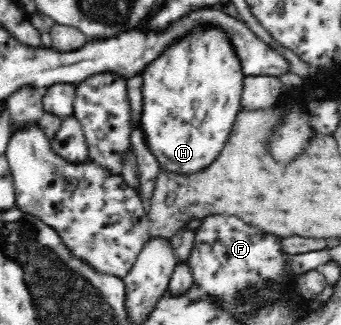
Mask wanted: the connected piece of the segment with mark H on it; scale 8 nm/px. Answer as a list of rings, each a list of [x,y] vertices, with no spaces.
[[[199,26],[186,38],[177,40],[166,52],[155,58],[142,72],[142,110],[140,129],[145,144],[159,168],[177,176],[199,174],[209,168],[223,150],[237,116],[244,77],[239,59],[222,30]]]

